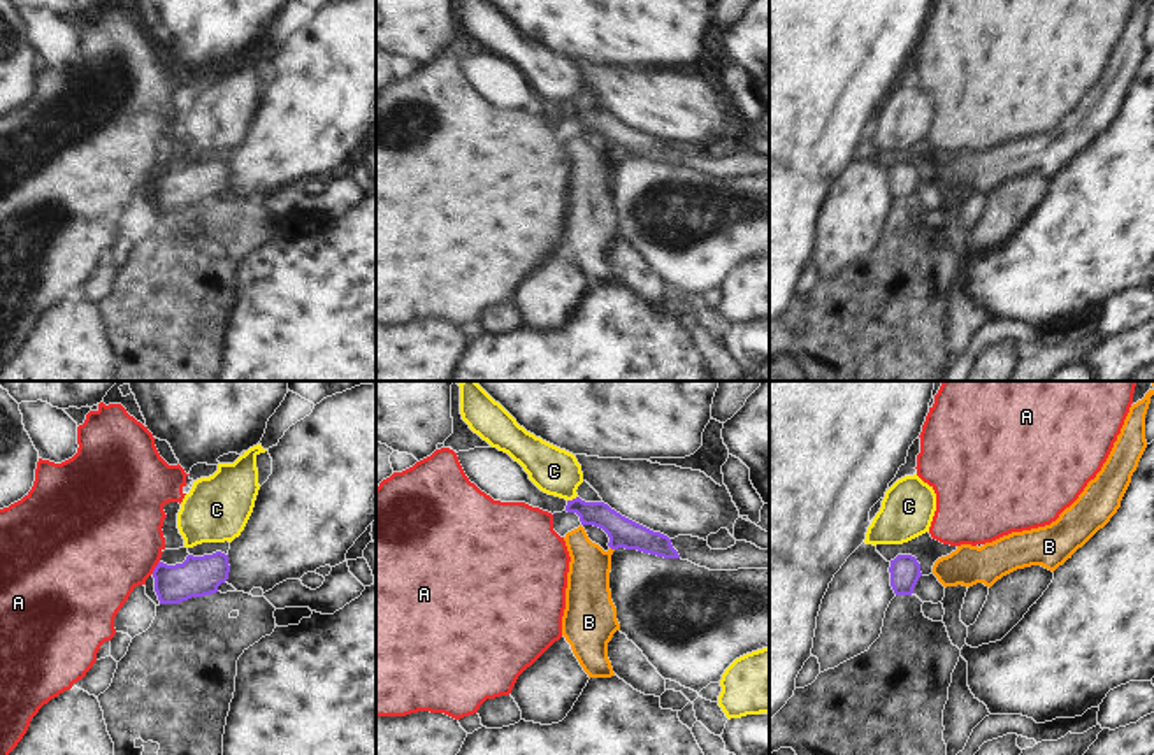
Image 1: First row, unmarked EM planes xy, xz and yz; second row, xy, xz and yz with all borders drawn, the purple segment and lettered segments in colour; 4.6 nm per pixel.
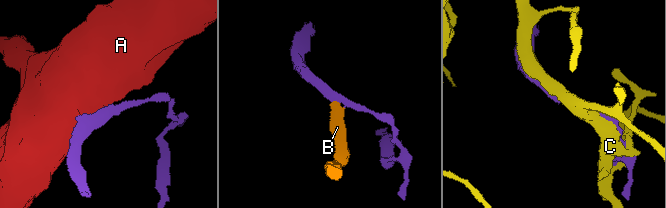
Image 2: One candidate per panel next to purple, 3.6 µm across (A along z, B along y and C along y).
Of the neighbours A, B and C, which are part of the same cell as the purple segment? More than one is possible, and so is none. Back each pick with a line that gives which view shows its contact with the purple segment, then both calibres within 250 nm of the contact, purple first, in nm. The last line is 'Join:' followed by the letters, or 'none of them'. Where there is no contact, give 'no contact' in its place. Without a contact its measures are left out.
B: contact in xz; calibres 140 and 200 nm
Join: B

